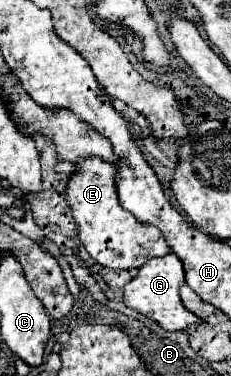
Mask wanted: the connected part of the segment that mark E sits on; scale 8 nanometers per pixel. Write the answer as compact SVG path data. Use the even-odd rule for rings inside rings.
M100 158L80 160L78 170L72 174L66 190L66 200L72 208L74 220L78 224L80 242L88 254L102 266L112 270L140 268L154 256L166 256L170 246L166 244L162 232L156 226L140 224L132 220L130 212L122 210L116 194L116 166Z

